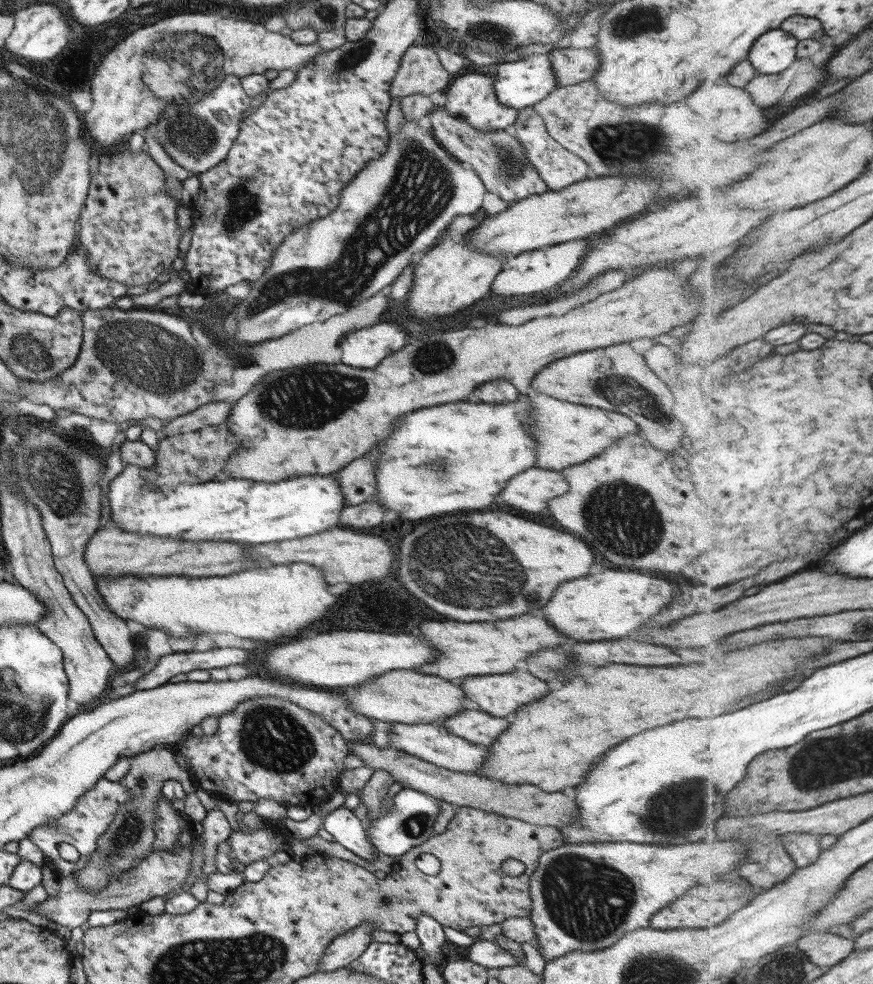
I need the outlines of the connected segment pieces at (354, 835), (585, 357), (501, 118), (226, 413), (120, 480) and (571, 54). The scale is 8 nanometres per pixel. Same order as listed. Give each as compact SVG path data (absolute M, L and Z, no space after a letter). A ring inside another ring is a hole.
M340 807L330 812L325 816L322 827L356 856L367 862L377 859L378 853L366 835L364 823L348 808Z
M628 343L554 360L533 376L530 388L556 400L625 414L639 426L639 434L645 436L652 447L670 452L682 448L682 428L678 428L674 416L670 416L670 408L674 408L670 387L650 370L645 358Z
M468 73L457 77L445 90L447 101L444 107L453 117L464 119L479 131L511 130L519 111L498 100L494 81L491 74L484 73Z
M214 402L202 405L200 408L178 416L163 426L162 434L164 437L178 434L186 434L200 430L204 426L224 426L227 418L230 416L233 403L231 402Z
M133 464L124 465L122 473L115 477L110 483L110 492L108 498L110 500L110 506L112 509L112 520L116 522L118 528L126 530L126 532L142 532L142 534L156 534L156 536L170 536L170 538L180 538L180 540L224 540L224 542L242 542L242 544L259 545L264 543L280 542L283 540L292 540L302 538L304 536L310 536L324 532L325 530L337 528L340 526L341 512L345 507L345 494L342 492L341 484L338 482L338 472L329 475L300 475L293 476L290 479L279 480L278 482L258 482L255 480L238 480L238 478L232 478L232 480L226 480L226 482L206 482L206 484L178 484L178 486L162 486L158 488L154 482L164 482L162 478L154 478L155 474L151 470L144 470L144 467L134 466ZM148 486L150 492L146 494L142 488Z
M596 46L590 48L559 48L548 53L557 74L557 88L592 79L599 69Z

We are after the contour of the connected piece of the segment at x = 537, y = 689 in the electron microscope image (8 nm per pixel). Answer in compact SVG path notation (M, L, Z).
M519 667L513 672L507 674L492 674L486 676L468 676L464 678L461 685L464 694L466 694L469 706L484 711L499 718L510 718L521 706L532 704L538 701L538 698L548 694L548 684L536 678L530 672Z

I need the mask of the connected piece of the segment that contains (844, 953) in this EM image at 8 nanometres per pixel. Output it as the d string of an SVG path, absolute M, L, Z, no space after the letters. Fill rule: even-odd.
M814 932L798 942L802 949L818 966L832 968L846 960L857 947L857 942L840 934Z

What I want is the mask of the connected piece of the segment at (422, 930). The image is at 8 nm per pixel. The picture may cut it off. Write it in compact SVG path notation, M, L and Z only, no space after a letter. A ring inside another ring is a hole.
M419 914L416 929L420 944L425 952L424 964L438 965L444 961L442 952L446 938L443 926L428 914Z

